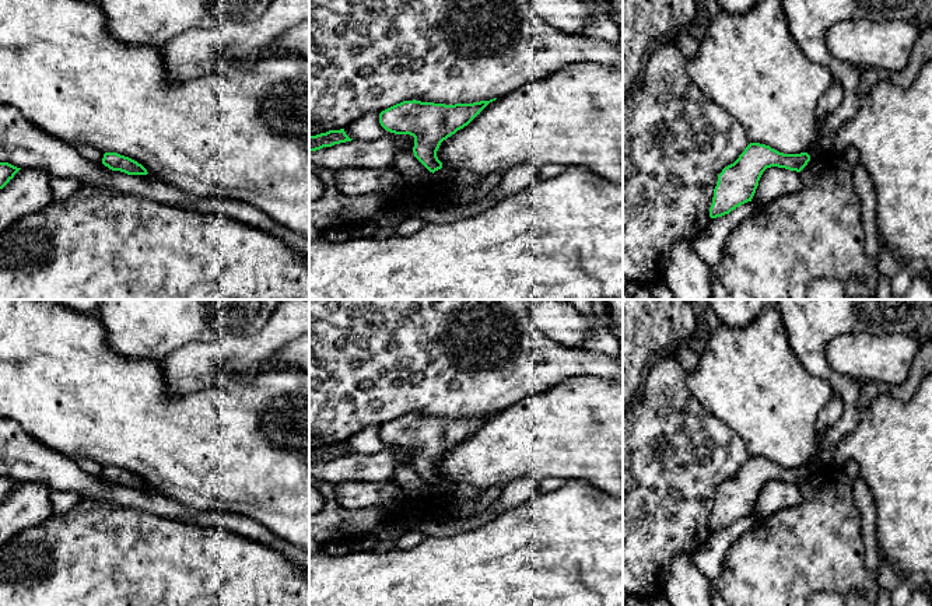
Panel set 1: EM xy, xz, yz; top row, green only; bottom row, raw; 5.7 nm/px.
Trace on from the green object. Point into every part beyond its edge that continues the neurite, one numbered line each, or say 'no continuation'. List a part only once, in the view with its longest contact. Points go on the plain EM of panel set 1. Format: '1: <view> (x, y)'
no continuation

